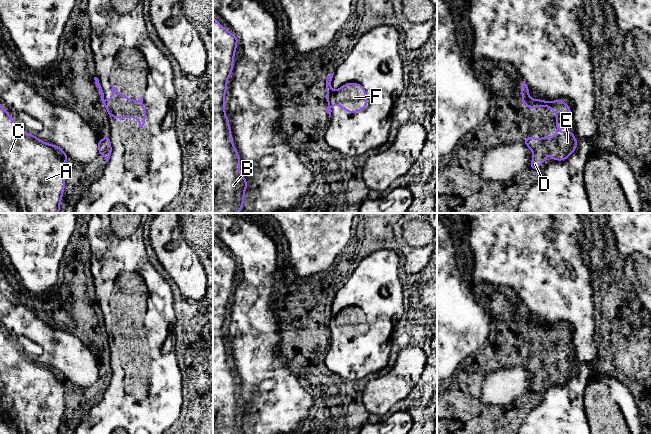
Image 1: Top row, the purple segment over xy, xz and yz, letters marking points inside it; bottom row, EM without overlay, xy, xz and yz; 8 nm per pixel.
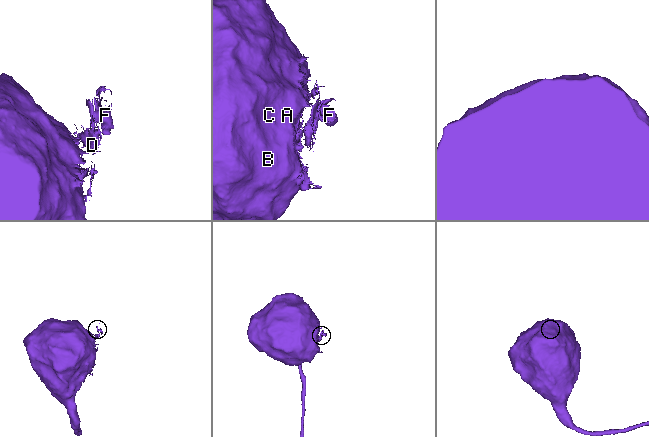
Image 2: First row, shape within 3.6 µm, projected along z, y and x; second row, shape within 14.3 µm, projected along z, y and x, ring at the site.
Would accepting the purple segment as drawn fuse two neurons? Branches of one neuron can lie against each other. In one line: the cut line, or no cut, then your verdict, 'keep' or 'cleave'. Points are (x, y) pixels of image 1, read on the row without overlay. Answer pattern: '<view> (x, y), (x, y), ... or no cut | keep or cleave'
xz (332, 315), (329, 321), (330, 330) | cleave

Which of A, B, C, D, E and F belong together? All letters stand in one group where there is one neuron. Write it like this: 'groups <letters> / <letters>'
groups A B C D E / F

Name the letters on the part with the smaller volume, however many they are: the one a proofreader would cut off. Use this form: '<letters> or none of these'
F

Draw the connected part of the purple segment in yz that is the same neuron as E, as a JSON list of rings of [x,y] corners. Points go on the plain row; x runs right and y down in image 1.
[[[523,305],[523,307],[522,307],[522,310],[521,310],[521,317],[522,317],[522,326],[524,327],[524,329],[527,331],[527,332],[537,332],[537,331],[540,331],[540,330],[545,330],[545,331],[547,331],[547,332],[549,332],[549,333],[552,333],[552,334],[554,334],[555,336],[556,336],[556,357],[555,357],[555,361],[554,362],[552,362],[552,361],[550,361],[550,360],[543,360],[541,363],[536,363],[536,362],[532,362],[531,360],[528,360],[528,361],[526,361],[525,363],[524,363],[524,367],[525,367],[525,369],[527,370],[527,371],[529,371],[532,375],[533,375],[533,383],[532,383],[532,386],[531,386],[531,388],[530,388],[530,390],[529,390],[529,393],[538,393],[539,392],[539,389],[541,388],[541,387],[544,387],[544,385],[545,385],[545,383],[547,382],[547,376],[549,375],[550,376],[550,380],[551,380],[551,382],[552,382],[552,385],[555,383],[555,384],[558,384],[558,385],[562,385],[562,384],[565,384],[565,383],[567,383],[574,375],[575,375],[575,373],[576,373],[576,371],[577,371],[577,368],[578,368],[578,366],[577,366],[577,363],[572,359],[574,356],[572,355],[572,354],[567,354],[567,356],[566,357],[560,357],[559,355],[562,353],[562,349],[561,349],[561,346],[563,345],[563,344],[565,344],[565,345],[567,345],[567,344],[569,344],[570,343],[570,340],[571,340],[571,332],[569,331],[569,329],[567,328],[565,328],[565,324],[556,324],[556,325],[552,325],[552,330],[551,331],[548,331],[547,329],[546,329],[546,325],[545,324],[541,324],[541,323],[536,323],[536,324],[534,324],[534,323],[531,323],[530,321],[529,321],[529,312],[528,312],[528,310],[527,310],[527,308]]]

